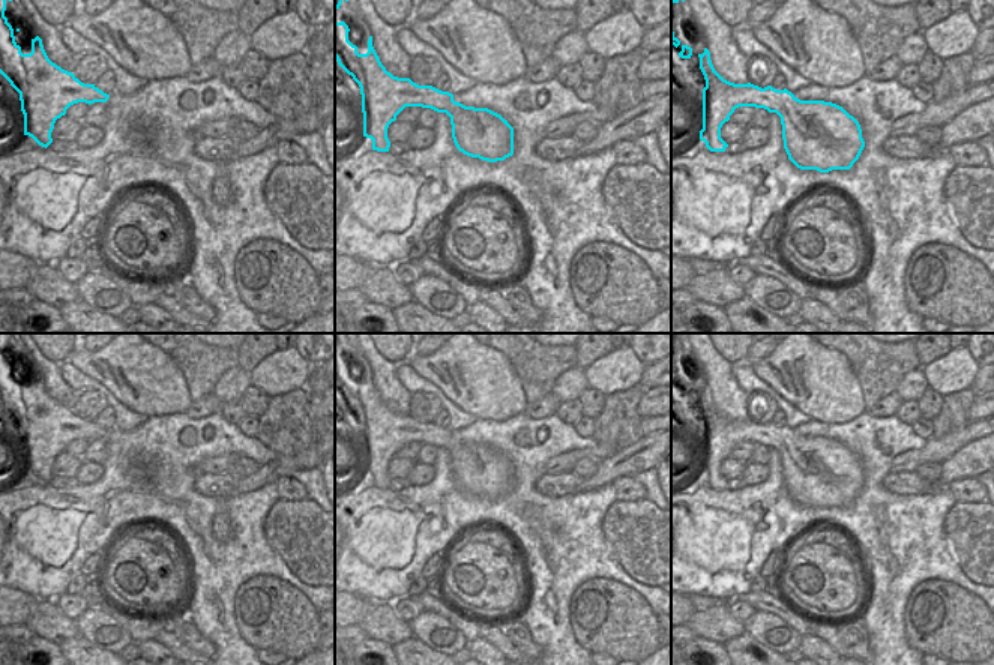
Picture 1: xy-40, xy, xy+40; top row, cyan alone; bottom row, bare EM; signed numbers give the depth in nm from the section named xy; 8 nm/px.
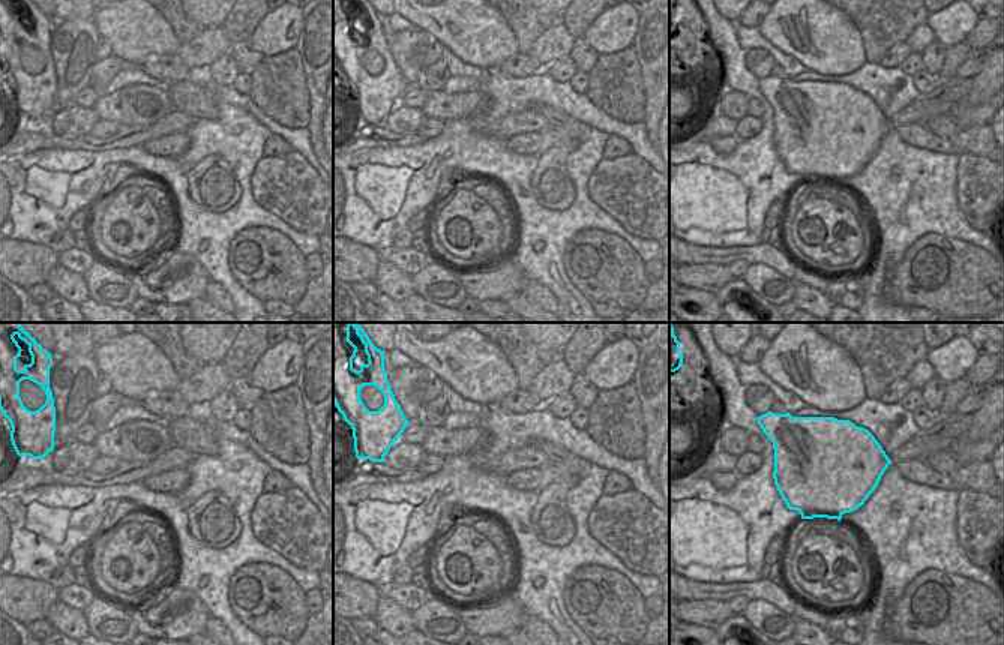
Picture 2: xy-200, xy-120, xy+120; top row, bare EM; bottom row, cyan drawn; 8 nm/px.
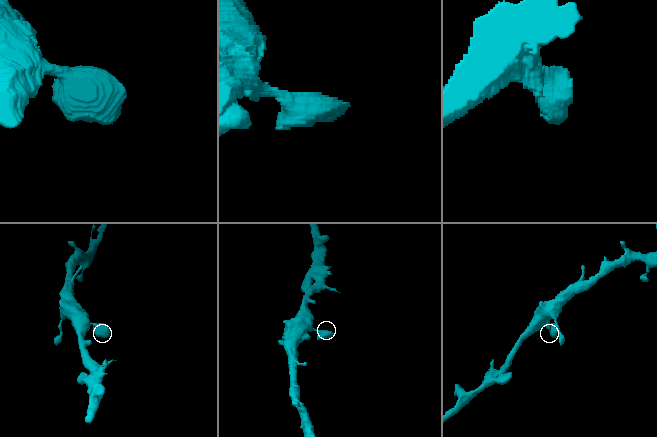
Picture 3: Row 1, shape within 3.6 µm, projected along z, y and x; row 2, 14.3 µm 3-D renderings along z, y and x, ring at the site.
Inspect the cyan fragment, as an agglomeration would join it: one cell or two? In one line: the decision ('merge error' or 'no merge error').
no merge error

